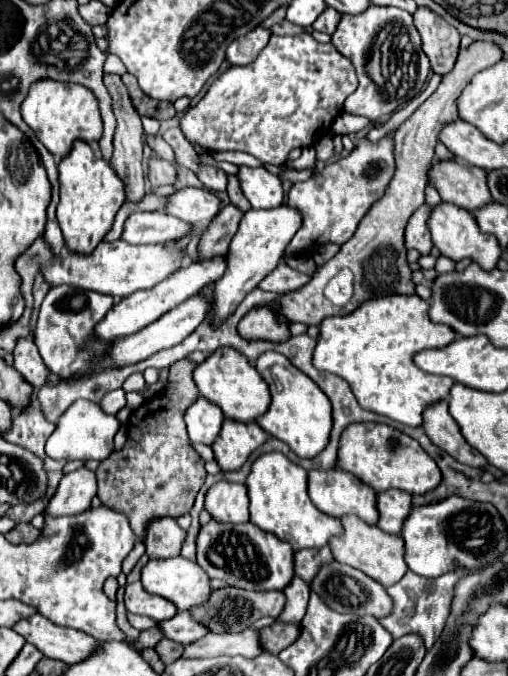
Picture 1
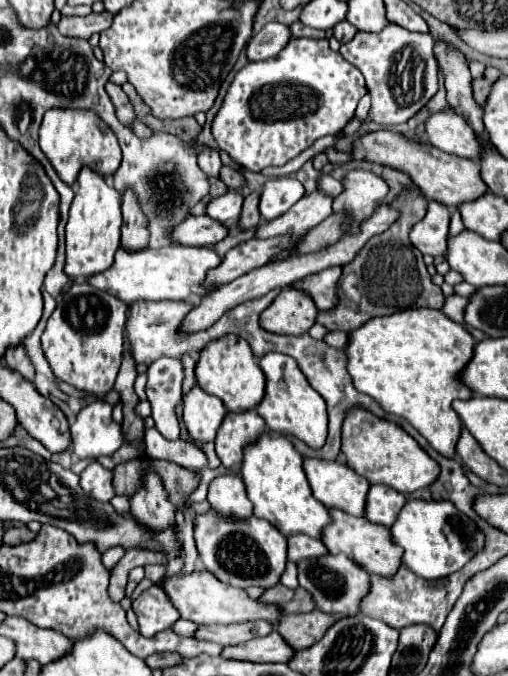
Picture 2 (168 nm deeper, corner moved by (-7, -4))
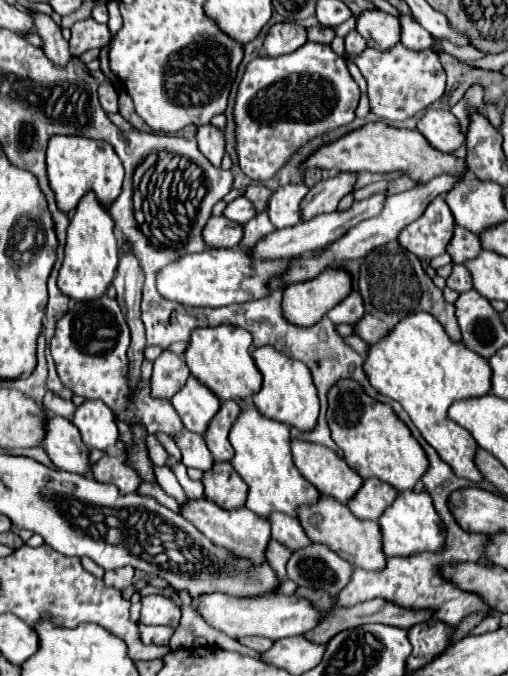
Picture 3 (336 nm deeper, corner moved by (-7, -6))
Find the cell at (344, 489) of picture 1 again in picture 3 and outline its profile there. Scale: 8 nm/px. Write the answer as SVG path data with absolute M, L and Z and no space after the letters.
M294 439L292 459L296 469L318 489L320 495L334 497L342 505L348 505L364 483L364 479L328 447Z

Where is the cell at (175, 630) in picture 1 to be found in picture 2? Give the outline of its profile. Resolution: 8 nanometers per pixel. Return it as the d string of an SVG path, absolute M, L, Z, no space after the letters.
M254 621L254 623L244 623L244 625L204 625L196 631L196 637L228 647L228 645L238 645L256 637L264 637L272 629L274 627L264 621Z

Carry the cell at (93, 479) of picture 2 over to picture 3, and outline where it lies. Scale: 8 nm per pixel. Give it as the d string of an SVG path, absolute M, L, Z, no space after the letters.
M104 455L96 465L92 465L94 479L100 483L116 485L118 491L124 495L134 493L140 485L140 477L124 461L126 461L126 455L118 455L118 457Z

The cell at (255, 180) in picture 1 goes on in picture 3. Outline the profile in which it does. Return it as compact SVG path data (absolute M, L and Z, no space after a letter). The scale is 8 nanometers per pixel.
M282 185L278 187L268 201L268 215L276 229L292 227L300 221L300 201L308 193L308 185Z

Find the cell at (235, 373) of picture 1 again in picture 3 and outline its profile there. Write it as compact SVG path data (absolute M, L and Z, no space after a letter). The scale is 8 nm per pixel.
M218 325L218 327L204 327L194 329L190 337L190 345L186 349L186 365L190 373L200 379L220 401L228 399L246 399L252 393L258 393L262 387L262 375L254 365L250 355L252 335L240 327L232 325Z

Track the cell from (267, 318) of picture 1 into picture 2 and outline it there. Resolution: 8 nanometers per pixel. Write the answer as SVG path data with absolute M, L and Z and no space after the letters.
M284 287L274 303L260 315L260 325L272 333L300 335L316 323L318 309L306 291Z

